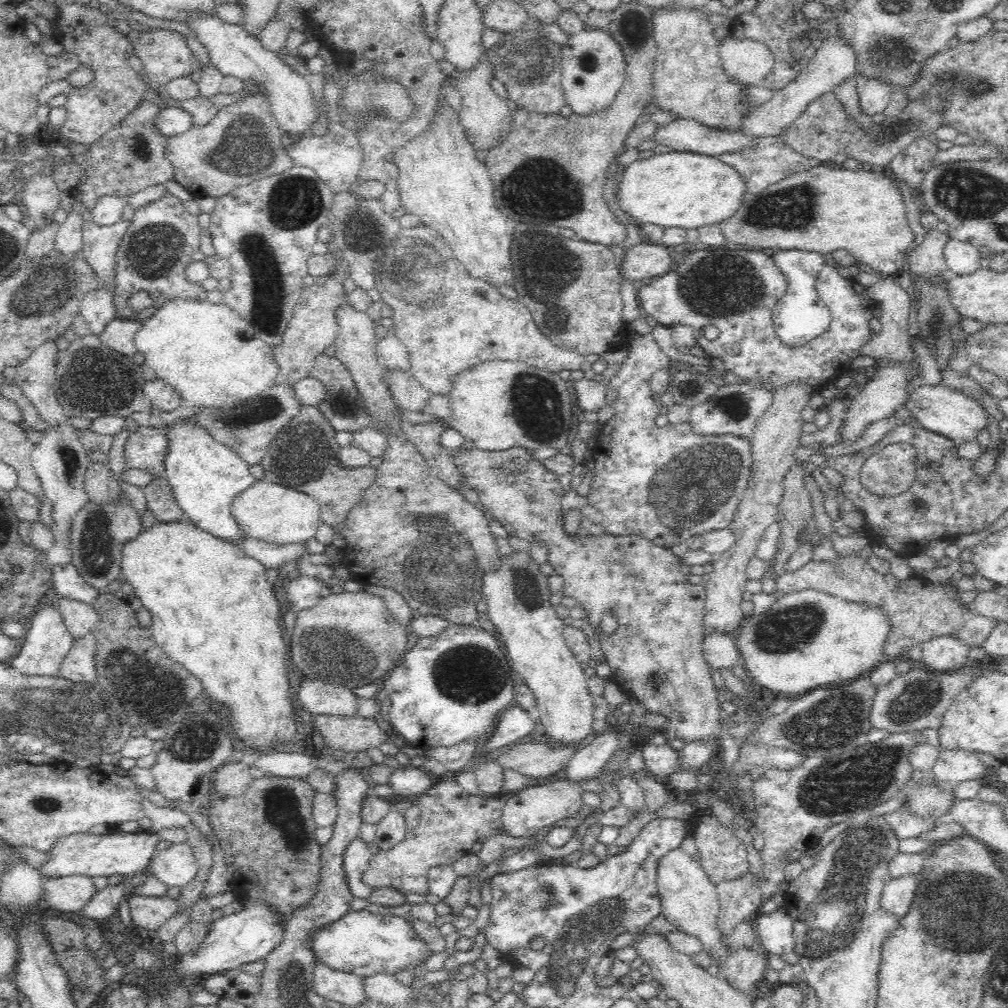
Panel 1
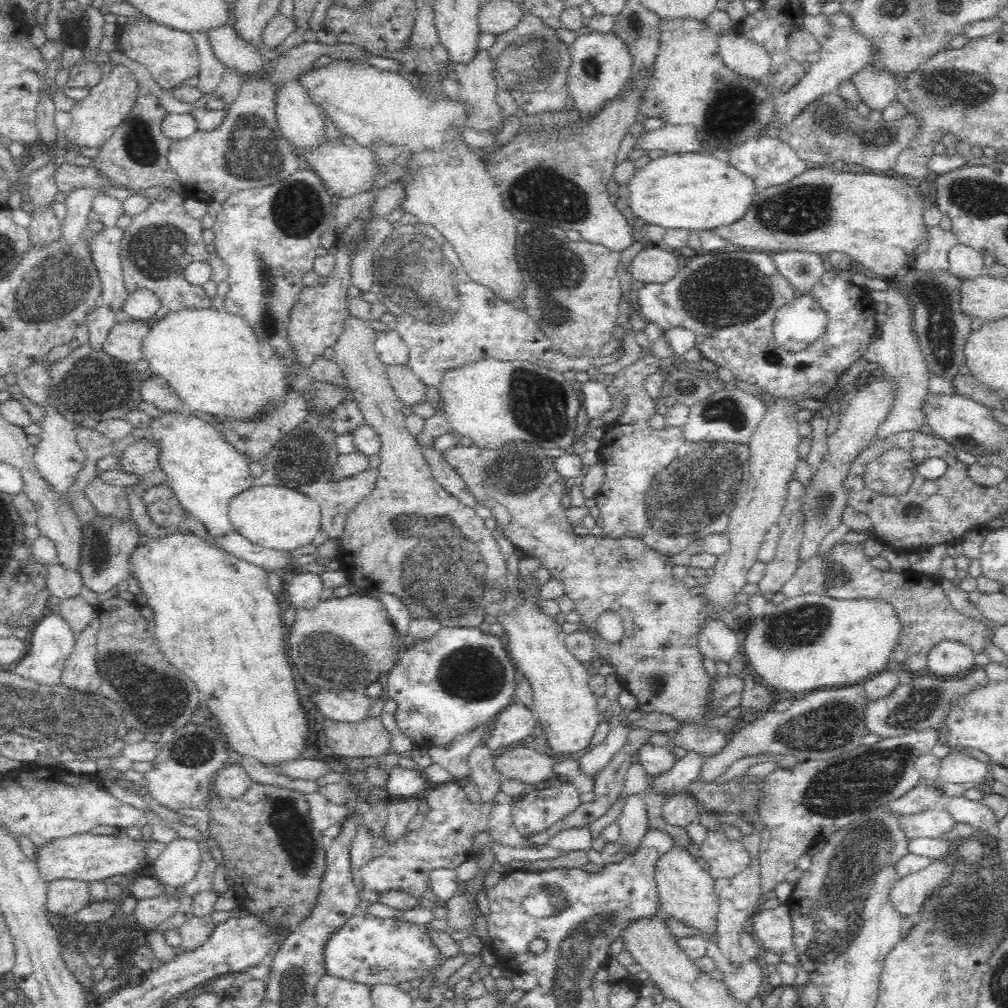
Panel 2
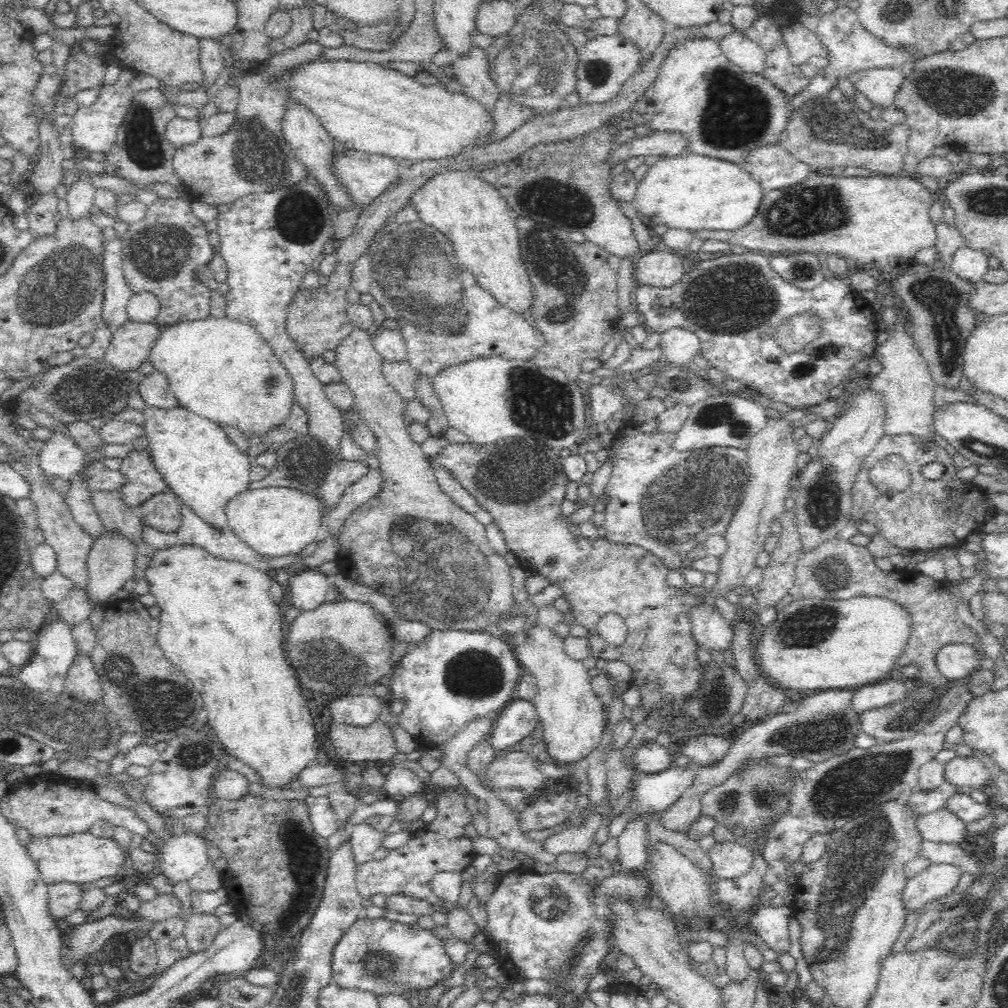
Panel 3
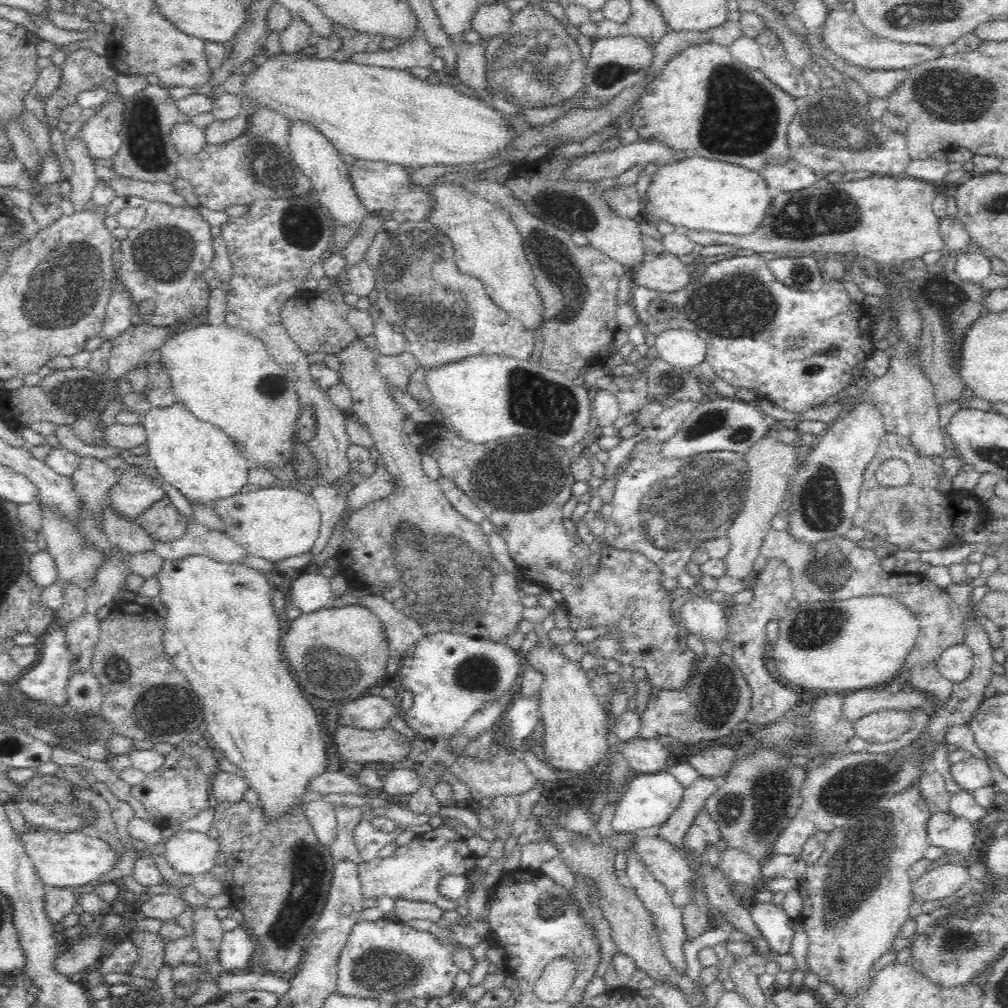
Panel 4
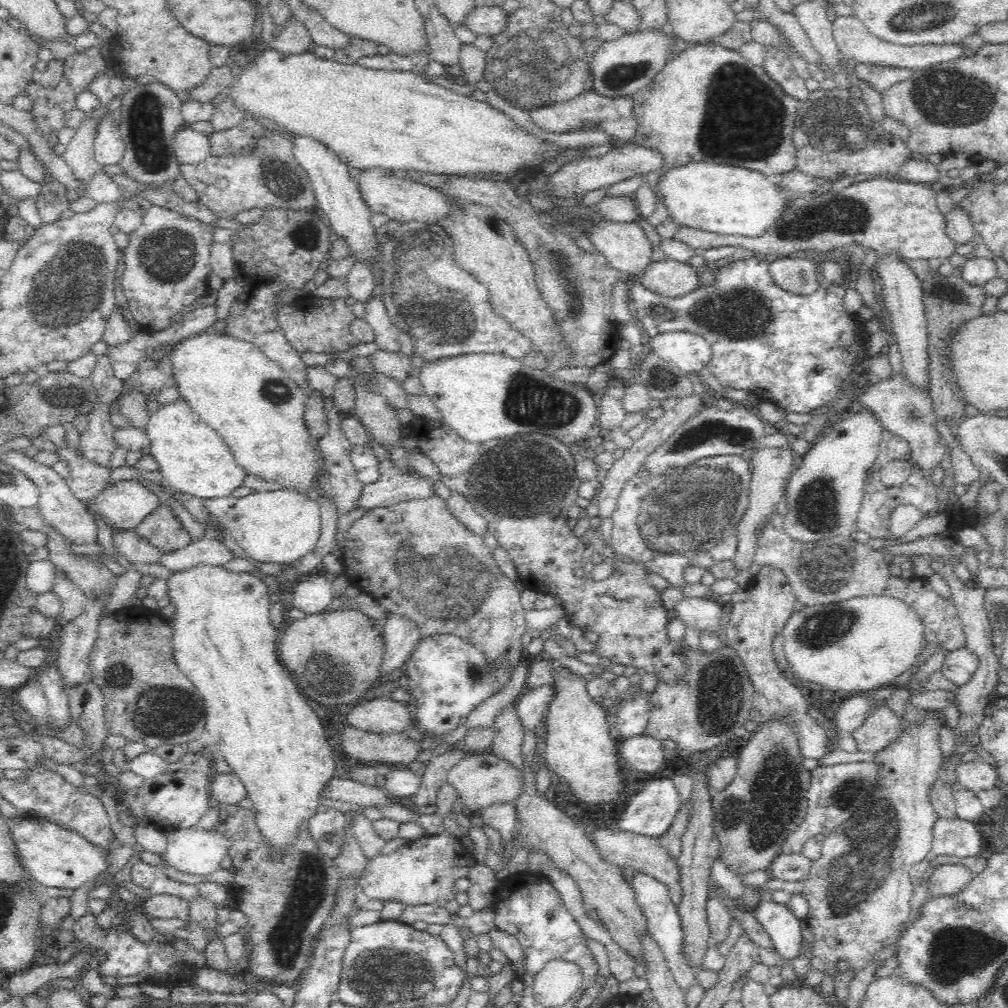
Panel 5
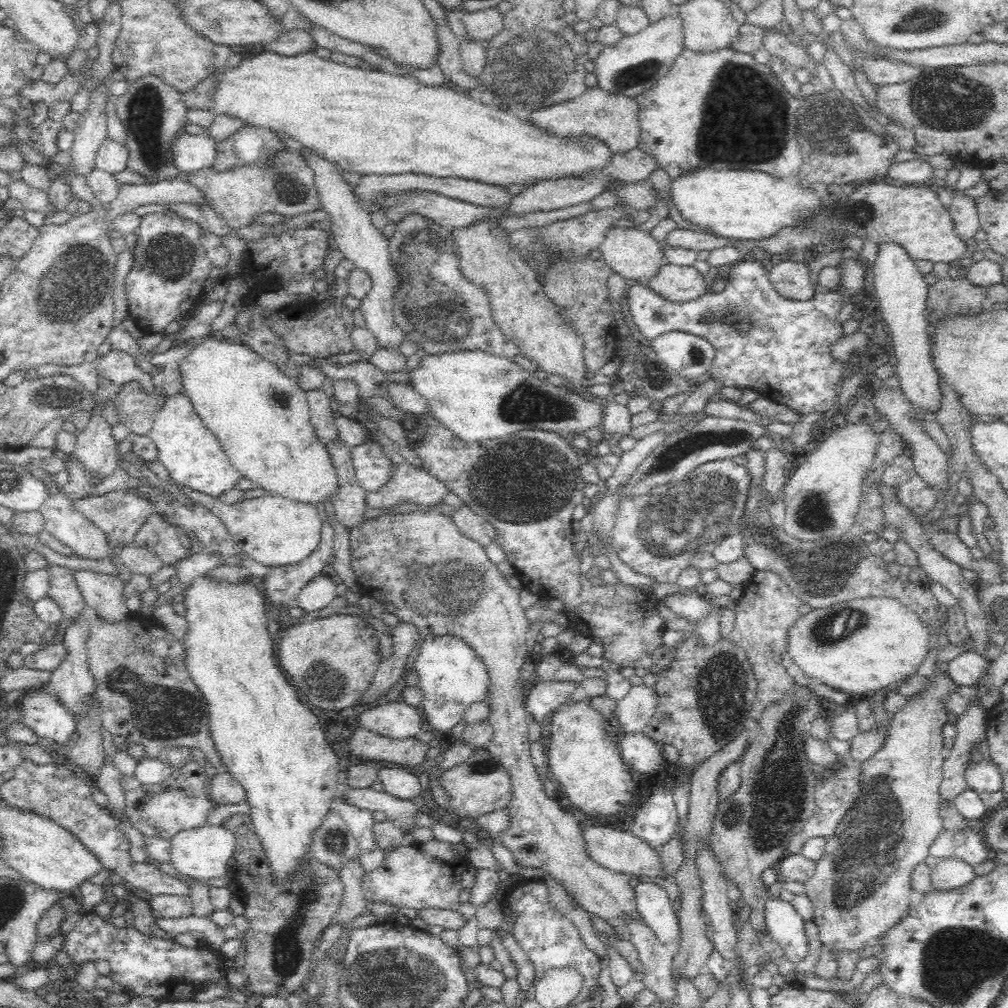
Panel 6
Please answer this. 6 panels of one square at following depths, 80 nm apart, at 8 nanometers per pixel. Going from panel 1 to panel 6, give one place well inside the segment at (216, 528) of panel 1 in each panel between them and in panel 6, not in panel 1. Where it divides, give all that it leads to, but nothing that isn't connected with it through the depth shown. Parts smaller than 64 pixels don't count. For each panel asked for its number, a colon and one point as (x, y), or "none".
2: (205, 473)
3: (200, 464)
4: (199, 460)
5: (193, 458)
6: (192, 455)

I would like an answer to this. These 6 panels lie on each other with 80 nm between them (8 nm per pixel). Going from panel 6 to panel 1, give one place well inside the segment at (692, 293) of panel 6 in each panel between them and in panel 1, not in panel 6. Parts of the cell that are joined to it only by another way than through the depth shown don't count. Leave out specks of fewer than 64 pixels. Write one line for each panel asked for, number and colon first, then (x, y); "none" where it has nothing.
1: (644, 261)
2: (652, 264)
3: (661, 269)
4: (662, 273)
5: (668, 277)

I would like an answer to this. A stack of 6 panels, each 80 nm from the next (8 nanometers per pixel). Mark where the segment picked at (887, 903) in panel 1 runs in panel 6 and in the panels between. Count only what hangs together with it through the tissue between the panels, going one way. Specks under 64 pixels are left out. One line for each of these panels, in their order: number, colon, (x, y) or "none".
2: (906, 896)
3: (936, 880)
4: (941, 882)
5: (947, 879)
6: (949, 874)

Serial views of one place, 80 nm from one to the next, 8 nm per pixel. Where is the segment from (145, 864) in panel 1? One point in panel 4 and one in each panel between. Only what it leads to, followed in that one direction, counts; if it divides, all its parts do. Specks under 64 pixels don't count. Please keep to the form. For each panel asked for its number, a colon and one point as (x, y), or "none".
2: (87, 857)
3: (81, 858)
4: (62, 859)

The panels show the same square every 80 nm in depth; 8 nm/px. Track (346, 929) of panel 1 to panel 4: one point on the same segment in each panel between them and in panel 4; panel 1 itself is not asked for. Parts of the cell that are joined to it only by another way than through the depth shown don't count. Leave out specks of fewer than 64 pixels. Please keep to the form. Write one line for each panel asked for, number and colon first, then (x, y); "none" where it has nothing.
2: (371, 950)
3: (375, 955)
4: (390, 961)

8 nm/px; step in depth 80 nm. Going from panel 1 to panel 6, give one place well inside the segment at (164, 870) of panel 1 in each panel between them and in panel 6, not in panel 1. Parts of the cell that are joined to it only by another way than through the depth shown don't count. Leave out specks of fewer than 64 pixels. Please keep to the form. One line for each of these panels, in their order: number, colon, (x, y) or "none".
2: (177, 864)
3: (183, 856)
4: (189, 853)
5: (192, 850)
6: (202, 853)

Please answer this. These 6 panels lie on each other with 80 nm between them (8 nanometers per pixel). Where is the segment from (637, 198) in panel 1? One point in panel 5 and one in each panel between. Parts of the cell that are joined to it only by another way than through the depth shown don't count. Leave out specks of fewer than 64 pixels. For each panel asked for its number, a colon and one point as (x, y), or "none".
2: (692, 191)
3: (691, 192)
4: (696, 193)
5: (728, 200)

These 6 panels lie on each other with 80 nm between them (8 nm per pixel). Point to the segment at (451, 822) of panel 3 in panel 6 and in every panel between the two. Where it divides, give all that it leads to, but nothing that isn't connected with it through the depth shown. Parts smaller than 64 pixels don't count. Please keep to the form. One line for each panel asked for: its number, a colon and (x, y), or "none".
4: (412, 871)
5: (422, 872)
6: (426, 875)

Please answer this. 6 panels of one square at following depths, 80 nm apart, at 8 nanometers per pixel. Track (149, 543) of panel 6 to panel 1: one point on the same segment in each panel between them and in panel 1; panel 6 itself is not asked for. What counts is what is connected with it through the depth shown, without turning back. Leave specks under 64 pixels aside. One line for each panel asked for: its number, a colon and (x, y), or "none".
1: (159, 496)
2: (163, 508)
3: (163, 511)
4: (162, 521)
5: (161, 528)

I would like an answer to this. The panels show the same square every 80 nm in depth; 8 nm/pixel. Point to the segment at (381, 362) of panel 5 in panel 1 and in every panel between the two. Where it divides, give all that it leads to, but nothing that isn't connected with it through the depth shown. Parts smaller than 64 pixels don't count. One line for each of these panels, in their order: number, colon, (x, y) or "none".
1: (408, 394)
2: (410, 390)
3: (402, 377)
4: (397, 370)

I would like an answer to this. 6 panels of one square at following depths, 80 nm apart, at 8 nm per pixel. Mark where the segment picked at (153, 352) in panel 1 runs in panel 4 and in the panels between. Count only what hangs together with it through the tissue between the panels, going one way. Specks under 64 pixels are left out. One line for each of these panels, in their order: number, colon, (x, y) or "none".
2: (212, 358)
3: (219, 368)
4: (224, 374)

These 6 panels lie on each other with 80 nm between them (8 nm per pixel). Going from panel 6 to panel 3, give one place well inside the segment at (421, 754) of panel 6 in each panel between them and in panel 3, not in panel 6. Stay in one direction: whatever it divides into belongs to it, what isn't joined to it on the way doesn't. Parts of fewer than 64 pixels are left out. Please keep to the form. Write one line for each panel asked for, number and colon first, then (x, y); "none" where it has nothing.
3: (374, 742)
4: (385, 744)
5: (392, 747)

